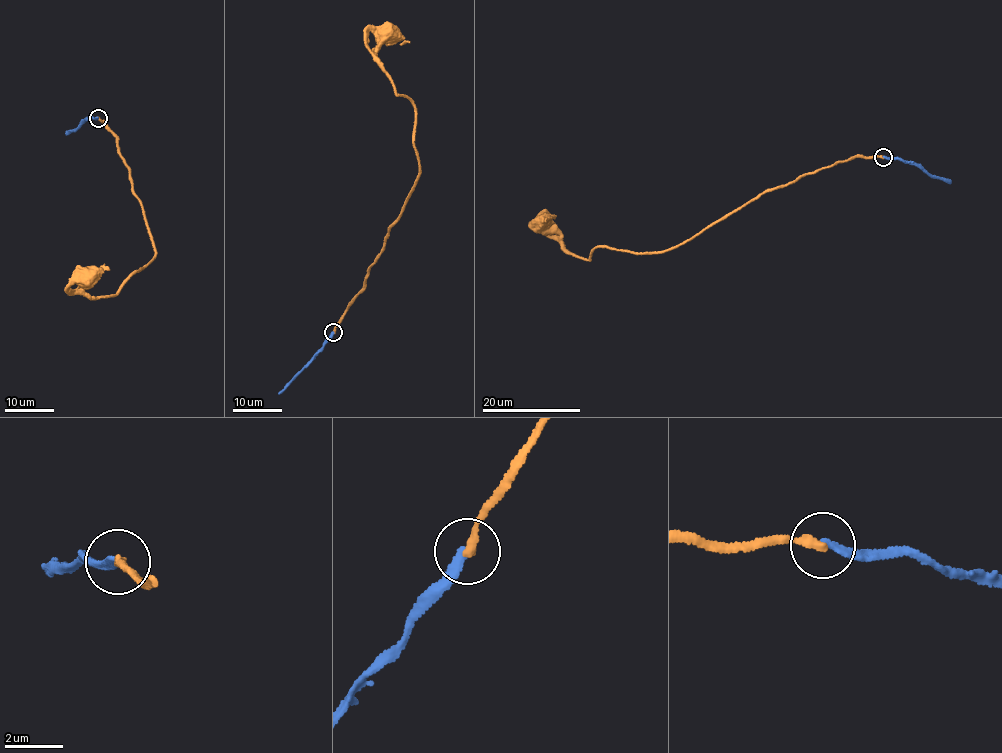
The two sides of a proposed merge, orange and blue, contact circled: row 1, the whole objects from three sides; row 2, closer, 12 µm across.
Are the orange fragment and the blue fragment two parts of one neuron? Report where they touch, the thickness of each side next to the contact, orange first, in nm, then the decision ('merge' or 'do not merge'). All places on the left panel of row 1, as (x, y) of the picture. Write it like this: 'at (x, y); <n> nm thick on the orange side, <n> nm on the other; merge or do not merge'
at (98, 118); 300 nm thick on the orange side, 240 nm on the other; do not merge

